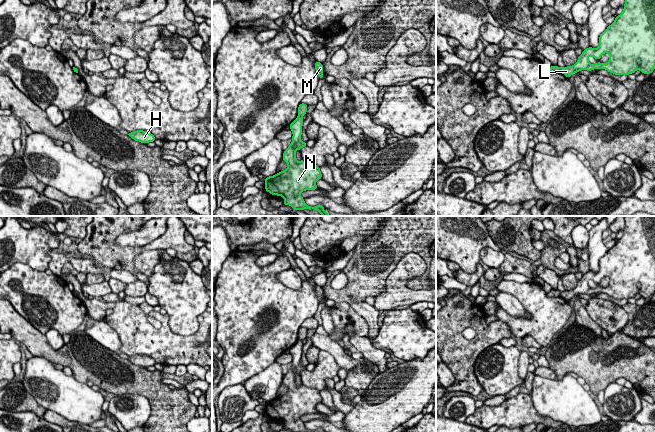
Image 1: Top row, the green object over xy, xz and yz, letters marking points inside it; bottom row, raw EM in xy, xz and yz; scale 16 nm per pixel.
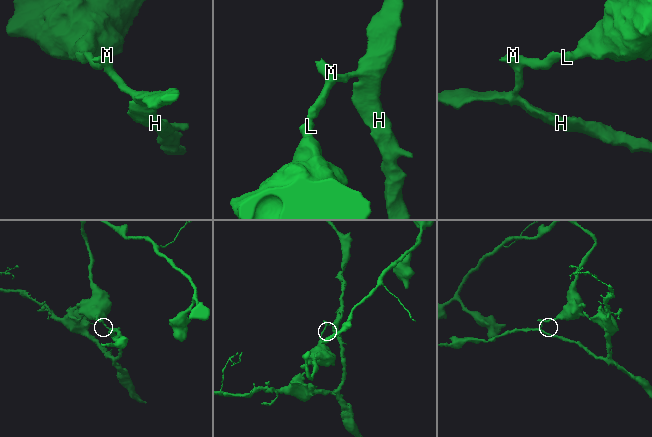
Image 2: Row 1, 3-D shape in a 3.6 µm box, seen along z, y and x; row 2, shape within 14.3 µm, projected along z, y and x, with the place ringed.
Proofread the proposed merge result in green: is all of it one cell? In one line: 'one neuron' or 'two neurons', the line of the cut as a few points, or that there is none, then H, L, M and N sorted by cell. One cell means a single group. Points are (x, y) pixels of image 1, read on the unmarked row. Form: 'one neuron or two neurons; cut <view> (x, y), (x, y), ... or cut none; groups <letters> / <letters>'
two neurons; cut yz (559, 292), (560, 296); groups H M / L N

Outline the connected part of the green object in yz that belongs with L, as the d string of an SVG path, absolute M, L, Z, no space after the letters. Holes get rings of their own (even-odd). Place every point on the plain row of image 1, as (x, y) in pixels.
M625 216L625 228L623 236L616 240L614 246L599 260L599 271L588 271L578 280L577 286L572 290L560 292L560 297L569 302L580 294L591 295L594 293L605 293L615 299L629 299L640 294L644 298L651 298L655 293L655 216ZM604 277L609 278L607 287L590 288L588 282L593 280L599 284Z

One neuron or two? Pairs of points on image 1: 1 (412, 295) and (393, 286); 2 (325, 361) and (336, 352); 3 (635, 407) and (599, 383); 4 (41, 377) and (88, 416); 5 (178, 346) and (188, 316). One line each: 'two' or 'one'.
1: one
2: two
3: two
4: one
5: two

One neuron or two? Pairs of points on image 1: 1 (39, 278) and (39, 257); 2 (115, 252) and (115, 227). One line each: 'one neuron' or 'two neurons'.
1: two neurons
2: one neuron

